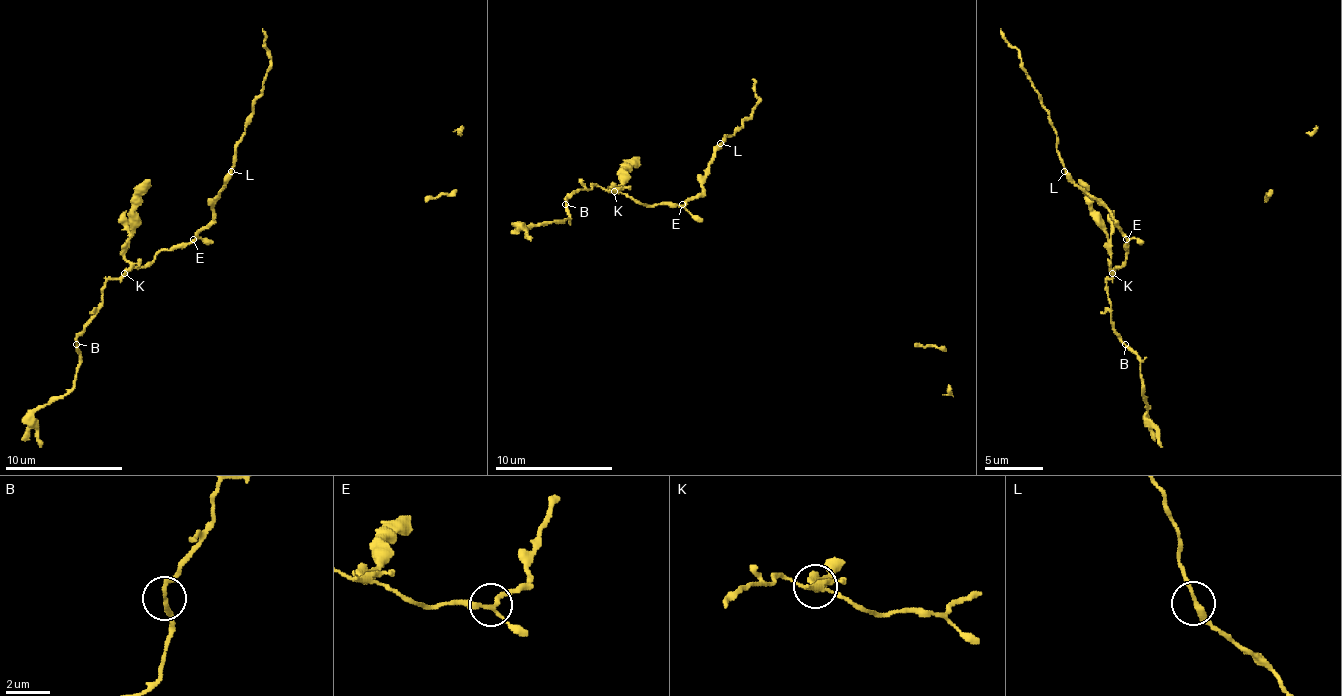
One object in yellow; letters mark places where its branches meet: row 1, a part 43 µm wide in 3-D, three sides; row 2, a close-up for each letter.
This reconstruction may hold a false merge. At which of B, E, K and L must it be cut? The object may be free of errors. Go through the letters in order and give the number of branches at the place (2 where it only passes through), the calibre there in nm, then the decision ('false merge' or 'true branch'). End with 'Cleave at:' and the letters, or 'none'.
B: 2 branches meet; 180 nm thick; true branch
E: 3 branches meet; 180 nm thick; true branch
K: 4 branches meet; 180 nm thick; false merge
L: 2 branches meet; 260 nm thick; true branch
Cleave at: K

